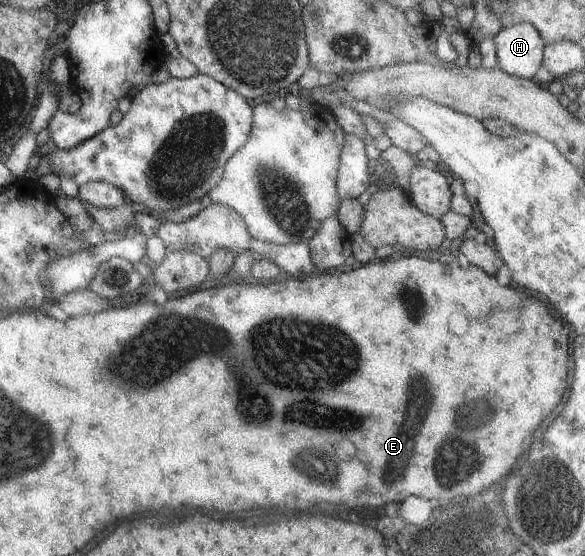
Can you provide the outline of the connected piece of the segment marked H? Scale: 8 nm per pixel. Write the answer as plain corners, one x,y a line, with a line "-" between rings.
527,22
501,27
493,36
496,64
504,74
530,79
540,65
544,43

